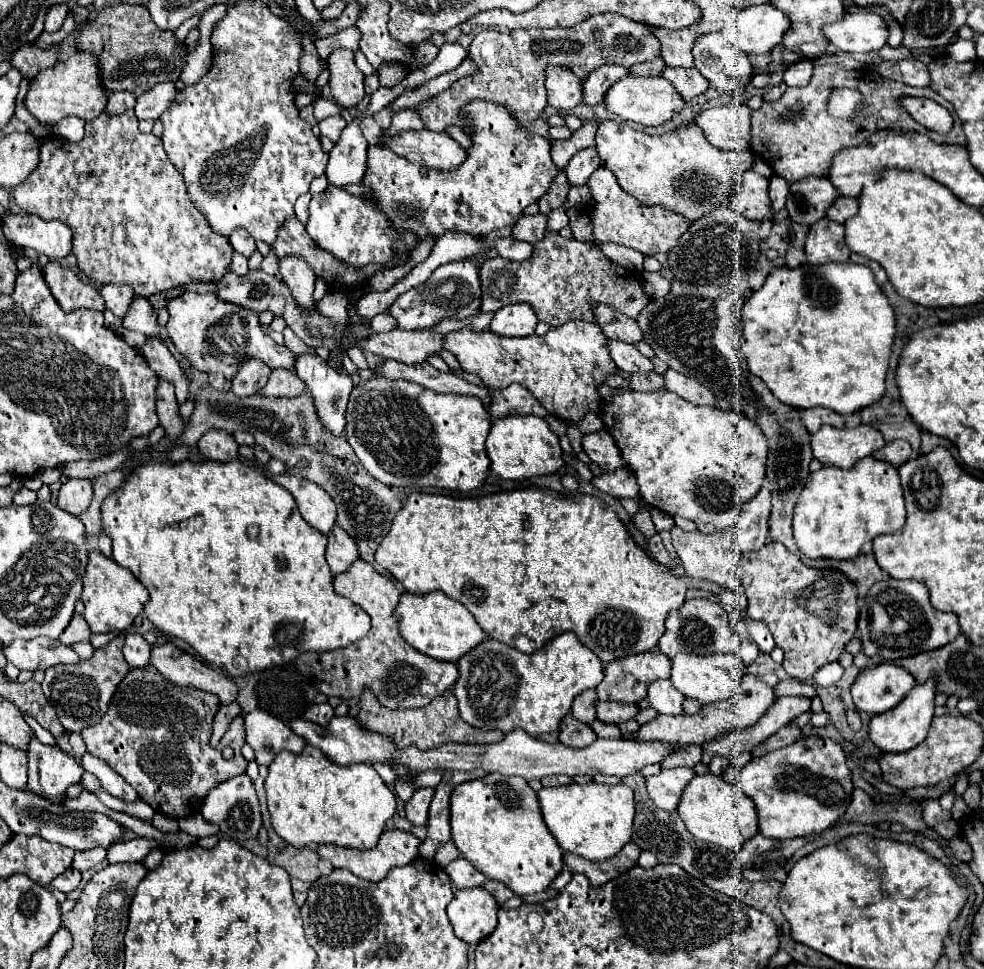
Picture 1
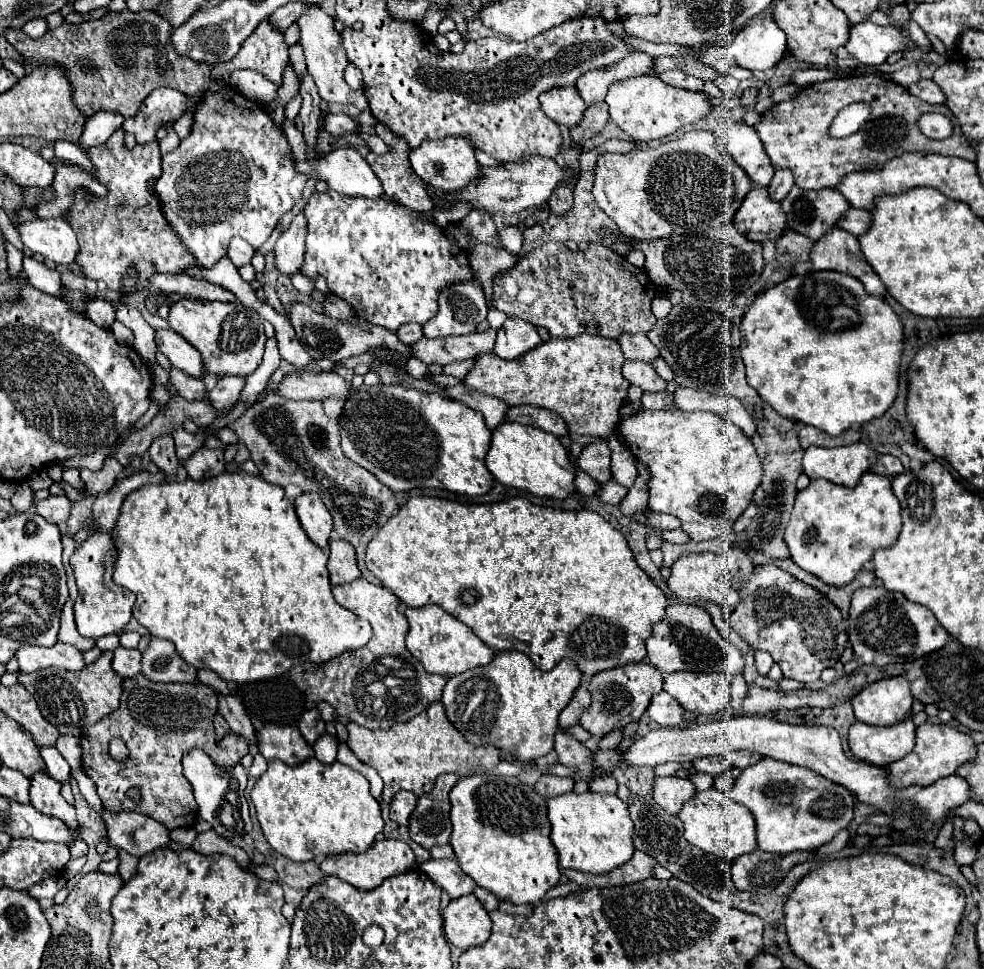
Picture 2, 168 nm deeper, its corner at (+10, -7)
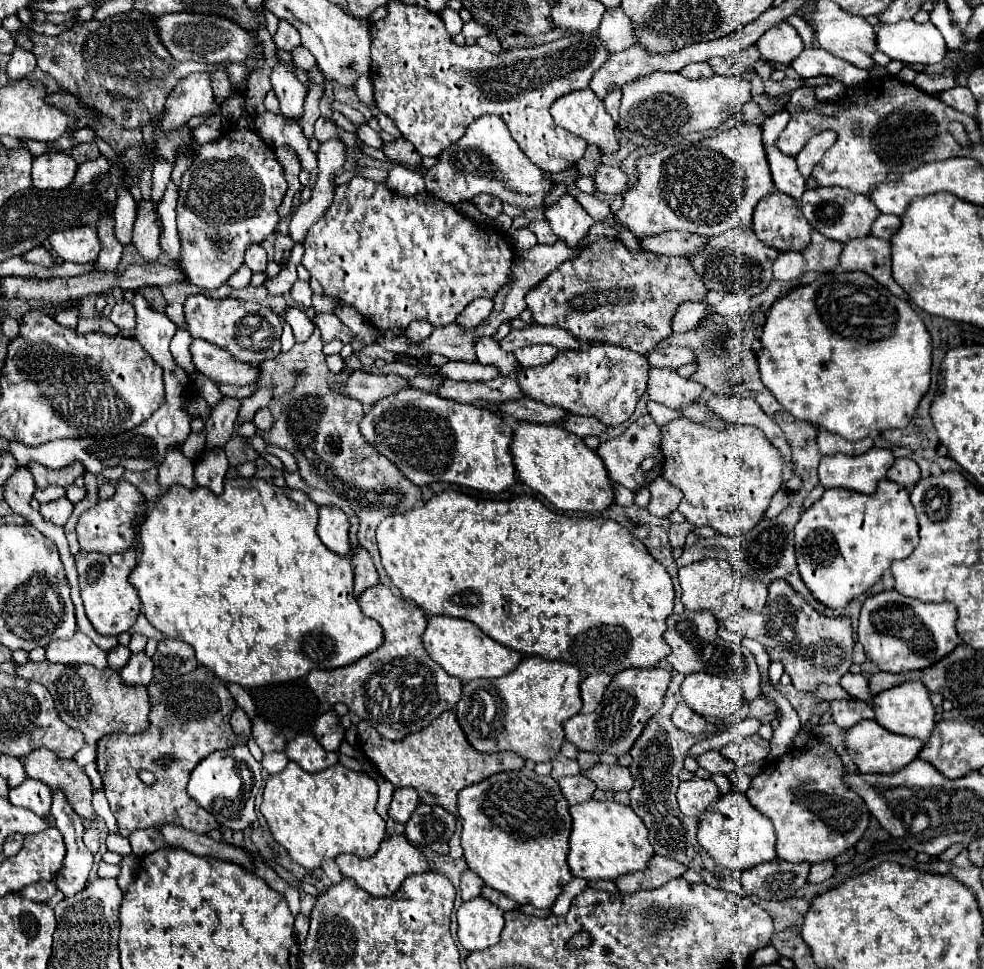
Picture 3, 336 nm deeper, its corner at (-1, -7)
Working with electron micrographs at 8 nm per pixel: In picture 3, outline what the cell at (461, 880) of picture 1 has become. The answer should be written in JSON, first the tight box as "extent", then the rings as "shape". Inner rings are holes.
{"extent":[460,869,482,901],"shape":[[[466,869],[464,873],[462,873],[462,879],[460,879],[460,889],[462,889],[462,899],[464,901],[470,901],[470,899],[474,899],[474,897],[478,897],[480,895],[480,889],[482,889],[482,879],[474,873],[474,871],[470,871],[470,869]]]}

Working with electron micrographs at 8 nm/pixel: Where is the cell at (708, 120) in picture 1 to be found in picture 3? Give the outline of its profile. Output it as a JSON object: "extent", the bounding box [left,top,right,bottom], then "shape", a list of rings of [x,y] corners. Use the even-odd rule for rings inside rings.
{"extent":[766,145,804,199],"shape":[[[766,145],[766,157],[768,157],[768,165],[770,165],[770,173],[772,173],[772,181],[774,187],[794,199],[800,199],[804,193],[804,179],[798,173],[796,161],[782,155],[778,147]]]}

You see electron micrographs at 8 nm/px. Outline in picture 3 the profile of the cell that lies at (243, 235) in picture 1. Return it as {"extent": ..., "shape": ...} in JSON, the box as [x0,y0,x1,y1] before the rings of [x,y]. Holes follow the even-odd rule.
{"extent":[244,243,268,273],"shape":[[[258,243],[250,245],[250,247],[246,249],[244,263],[246,263],[254,273],[264,271],[264,269],[266,269],[266,263],[268,263],[268,261],[266,261],[266,251],[264,251],[264,247],[258,245]]]}

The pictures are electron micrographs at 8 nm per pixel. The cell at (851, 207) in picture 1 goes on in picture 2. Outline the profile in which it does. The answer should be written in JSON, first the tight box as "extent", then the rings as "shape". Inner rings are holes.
{"extent":[837,207,871,235],"shape":[[[853,207],[843,215],[843,219],[839,221],[837,227],[845,229],[853,235],[863,235],[871,227],[871,213],[865,211],[865,209],[855,209]]]}

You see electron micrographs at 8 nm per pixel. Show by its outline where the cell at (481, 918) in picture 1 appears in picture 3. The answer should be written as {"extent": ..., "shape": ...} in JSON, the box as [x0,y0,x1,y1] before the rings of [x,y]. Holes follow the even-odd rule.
{"extent":[458,897,502,951],"shape":[[[484,897],[464,901],[458,909],[458,939],[468,951],[482,951],[500,941],[502,911]]]}

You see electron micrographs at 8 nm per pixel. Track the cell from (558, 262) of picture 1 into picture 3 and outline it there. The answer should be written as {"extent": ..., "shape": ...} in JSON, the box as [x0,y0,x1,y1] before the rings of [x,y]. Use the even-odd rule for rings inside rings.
{"extent":[526,241,706,355],"shape":[[[596,241],[578,259],[564,261],[530,289],[526,307],[538,325],[566,329],[586,343],[610,343],[646,355],[672,333],[670,325],[678,305],[702,301],[706,291],[686,257],[638,255],[622,243]]]}

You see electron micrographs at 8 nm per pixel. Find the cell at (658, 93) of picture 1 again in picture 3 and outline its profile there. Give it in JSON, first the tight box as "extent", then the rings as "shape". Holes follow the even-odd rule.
{"extent":[620,73,752,145],"shape":[[[652,73],[622,87],[620,133],[636,145],[662,145],[672,137],[692,131],[716,129],[752,99],[750,83],[742,77],[714,75],[710,79],[686,79],[680,73]]]}

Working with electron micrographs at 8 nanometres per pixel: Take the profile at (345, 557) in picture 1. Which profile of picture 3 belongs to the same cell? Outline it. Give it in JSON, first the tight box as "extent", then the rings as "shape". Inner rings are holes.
{"extent":[352,547,378,595],"shape":[[[356,547],[352,551],[352,565],[354,565],[354,593],[360,595],[368,587],[374,587],[378,583],[378,573],[372,563],[372,557],[366,549]]]}

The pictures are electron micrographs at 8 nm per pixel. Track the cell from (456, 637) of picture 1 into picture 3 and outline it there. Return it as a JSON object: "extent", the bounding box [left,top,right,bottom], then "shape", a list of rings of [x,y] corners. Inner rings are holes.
{"extent":[422,615,522,683],"shape":[[[430,615],[428,617],[428,627],[422,635],[422,641],[424,641],[426,653],[448,675],[454,675],[464,683],[478,679],[478,677],[486,677],[486,679],[502,677],[502,673],[510,673],[510,669],[514,669],[522,659],[522,653],[502,647],[500,643],[496,643],[494,639],[484,635],[472,621],[454,619],[454,617],[446,617],[446,615]]]}

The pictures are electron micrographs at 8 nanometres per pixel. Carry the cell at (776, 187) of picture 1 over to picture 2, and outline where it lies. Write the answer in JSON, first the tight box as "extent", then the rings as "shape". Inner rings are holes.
{"extent":[769,169,793,201],"shape":[[[777,169],[775,171],[775,177],[771,181],[771,187],[769,187],[769,193],[773,199],[781,201],[793,187],[793,175],[791,175],[791,169]]]}

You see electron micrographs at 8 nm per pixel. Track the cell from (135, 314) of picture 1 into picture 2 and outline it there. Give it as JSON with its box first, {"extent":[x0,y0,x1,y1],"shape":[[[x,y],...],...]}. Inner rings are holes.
{"extent":[155,329,207,379],"shape":[[[155,329],[155,333],[159,337],[159,351],[167,355],[175,369],[183,371],[193,379],[201,379],[207,375],[201,353],[187,339],[171,329]]]}

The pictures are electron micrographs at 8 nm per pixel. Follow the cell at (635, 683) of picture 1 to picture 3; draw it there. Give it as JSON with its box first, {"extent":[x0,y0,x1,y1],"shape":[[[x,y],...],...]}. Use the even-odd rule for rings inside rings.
{"extent":[564,667,672,757],"shape":[[[662,667],[626,669],[616,673],[604,693],[602,703],[598,705],[594,713],[576,715],[564,723],[566,739],[584,751],[596,751],[596,753],[606,751],[616,757],[620,757],[622,753],[628,753],[634,741],[640,737],[642,729],[646,727],[646,721],[654,713],[658,713],[658,709],[662,707],[670,677],[672,673]]]}

